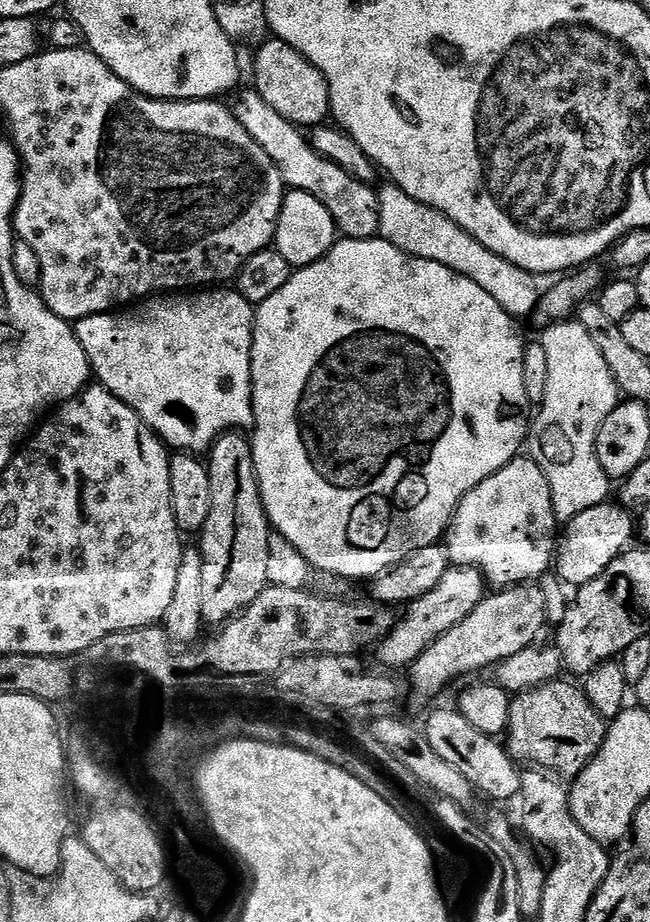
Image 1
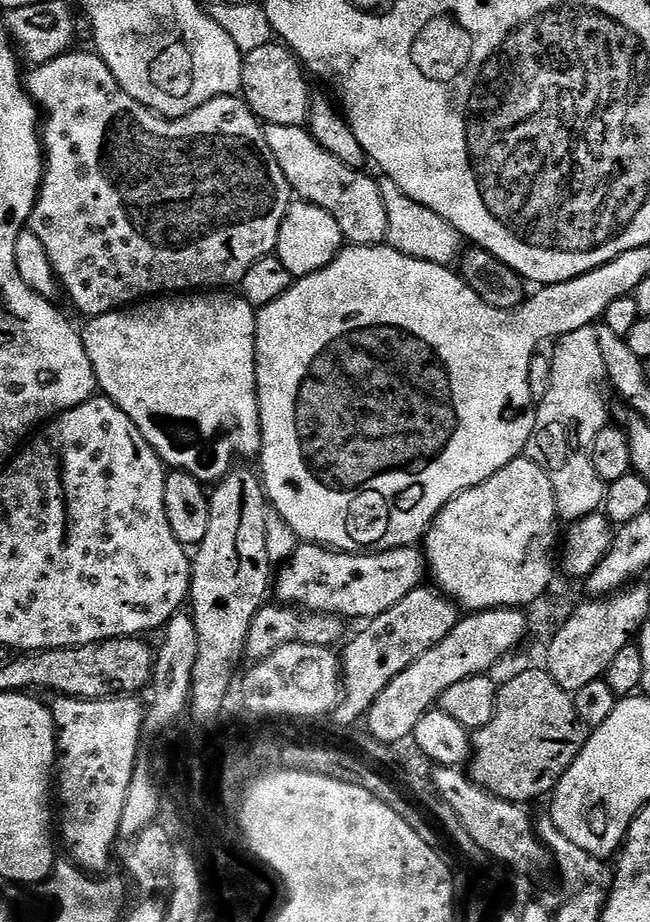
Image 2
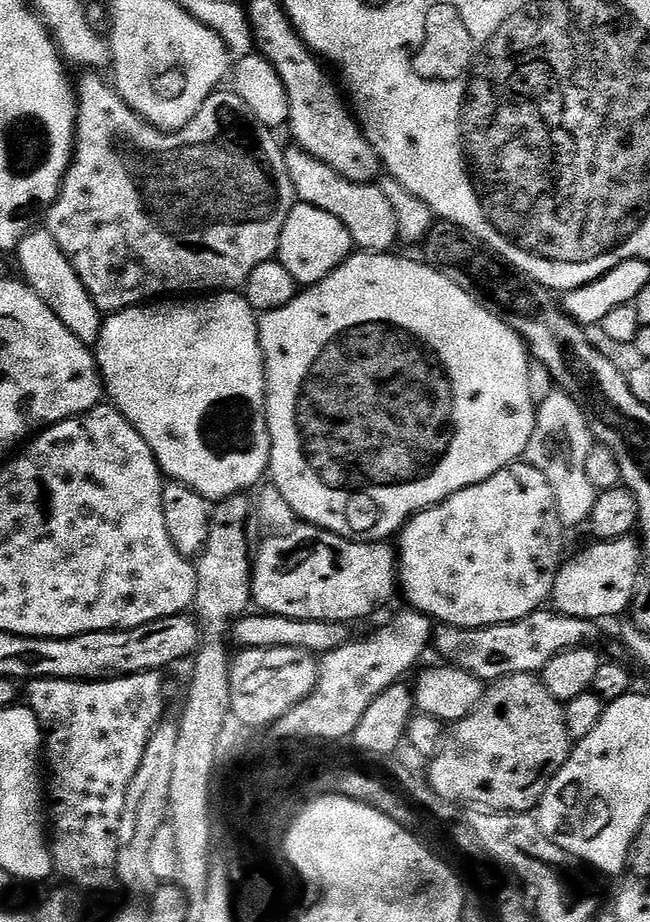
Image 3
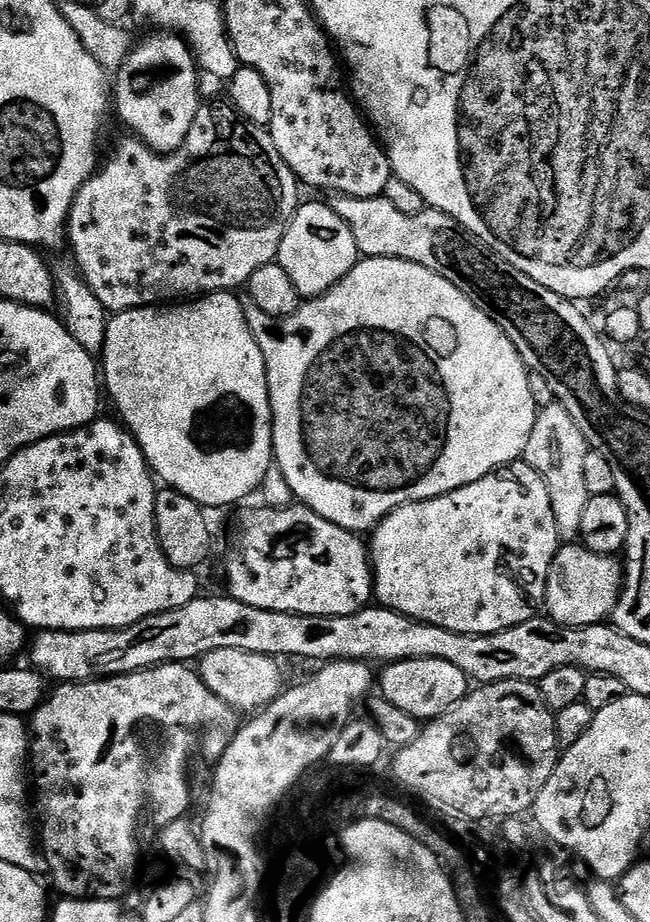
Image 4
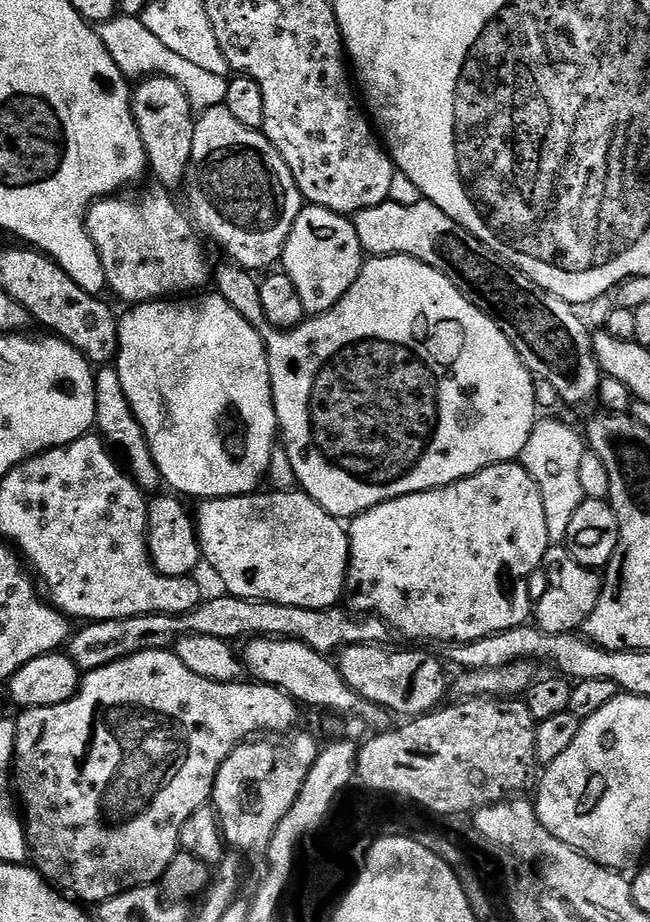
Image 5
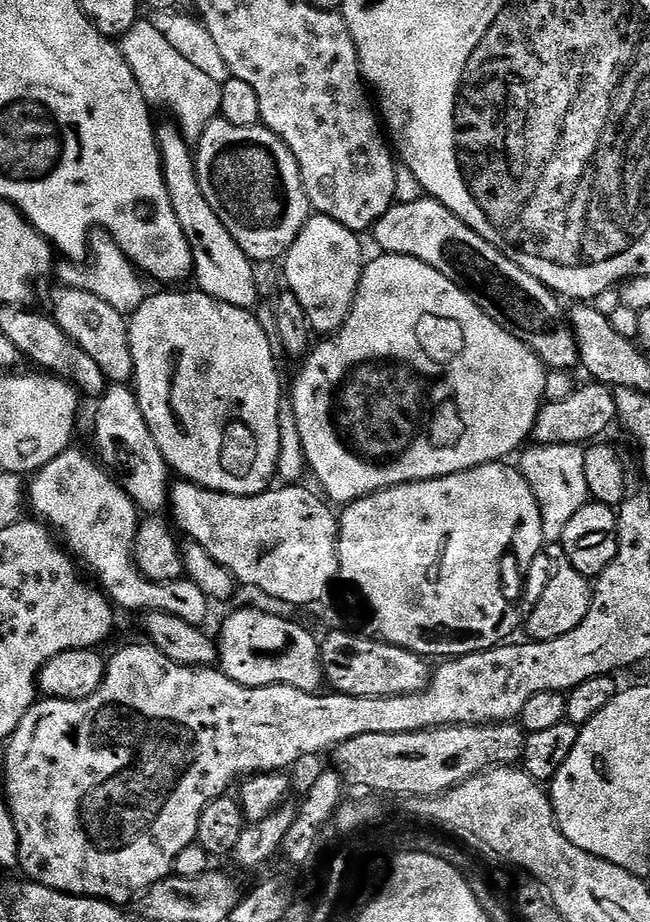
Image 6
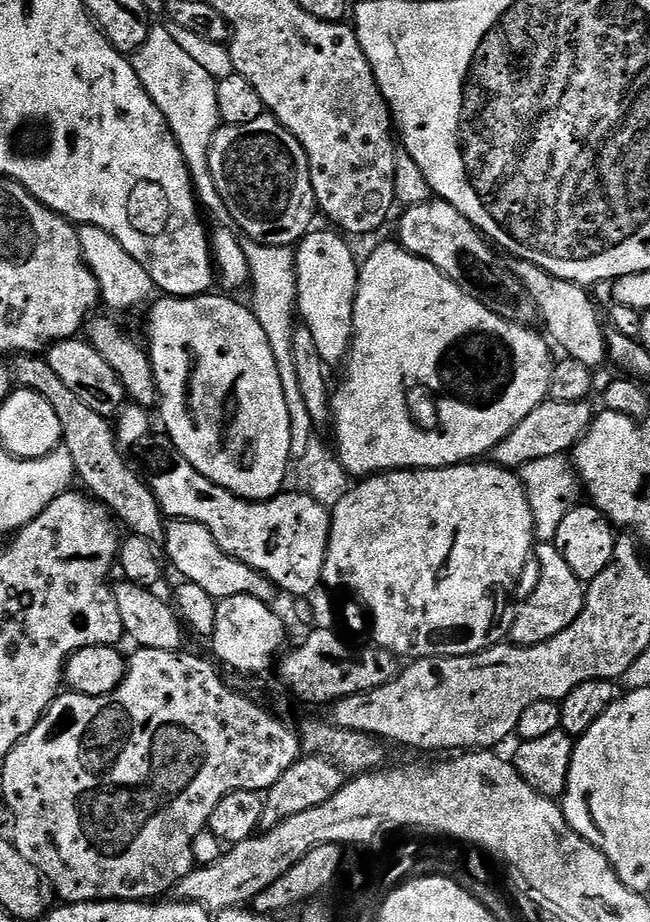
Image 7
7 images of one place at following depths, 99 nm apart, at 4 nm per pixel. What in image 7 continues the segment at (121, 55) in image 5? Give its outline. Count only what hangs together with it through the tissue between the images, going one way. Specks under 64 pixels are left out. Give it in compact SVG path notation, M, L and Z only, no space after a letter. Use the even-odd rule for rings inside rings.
M167 26L149 27L146 42L131 57L131 62L146 94L166 118L168 129L178 142L178 150L182 150L182 158L192 176L192 189L201 209L207 215L209 212L216 222L227 221L228 211L214 186L214 174L210 174L208 161L212 136L222 126L218 114L218 81L174 42Z

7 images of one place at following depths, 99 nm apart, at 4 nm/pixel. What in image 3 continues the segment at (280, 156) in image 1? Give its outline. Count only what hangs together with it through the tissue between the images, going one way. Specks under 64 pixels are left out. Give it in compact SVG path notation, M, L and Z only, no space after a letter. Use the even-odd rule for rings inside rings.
M295 146L284 148L286 174L290 178L292 188L296 192L296 200L301 204L309 204L318 210L326 210L326 214L334 214L346 230L350 230L350 238L357 249L373 254L384 254L392 243L397 243L396 219L386 194L382 194L379 183L359 184L350 182L350 178L342 178L338 170L330 170L326 162L318 162L310 154Z

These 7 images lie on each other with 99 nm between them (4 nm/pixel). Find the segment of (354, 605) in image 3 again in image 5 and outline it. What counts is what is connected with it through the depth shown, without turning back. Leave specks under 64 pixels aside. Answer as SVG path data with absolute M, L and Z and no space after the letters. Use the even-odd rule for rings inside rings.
M265 490L257 491L255 494L249 494L247 496L220 496L217 500L200 500L198 506L200 509L195 509L194 519L196 521L196 533L200 539L200 554L205 565L209 564L210 567L216 571L216 576L218 579L224 583L223 591L229 596L237 596L243 600L262 600L270 604L281 604L282 606L302 606L303 608L335 608L341 603L342 597L346 592L346 585L348 582L348 533L346 531L345 525L341 523L339 519L335 516L331 516L326 510L322 510L322 506L318 506L318 502L314 502L314 498L307 496L302 490L293 490L290 492L277 492L275 490Z

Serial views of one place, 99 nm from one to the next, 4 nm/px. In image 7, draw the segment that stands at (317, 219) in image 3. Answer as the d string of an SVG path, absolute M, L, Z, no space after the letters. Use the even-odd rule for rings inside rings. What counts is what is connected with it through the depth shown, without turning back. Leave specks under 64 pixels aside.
M309 231L308 235L295 245L296 254L296 310L299 319L310 330L318 350L318 358L326 366L343 365L352 350L354 330L354 302L360 281L358 259L352 253L339 231Z

